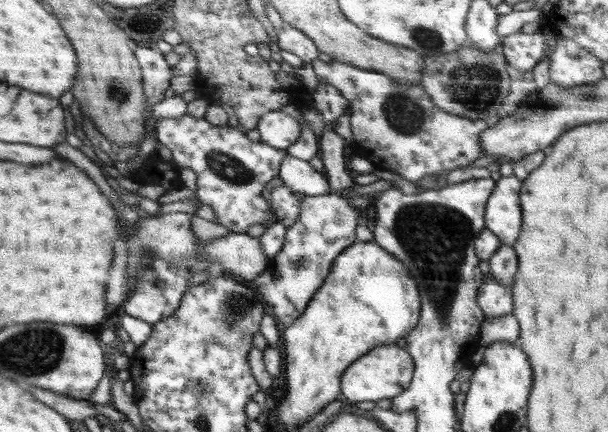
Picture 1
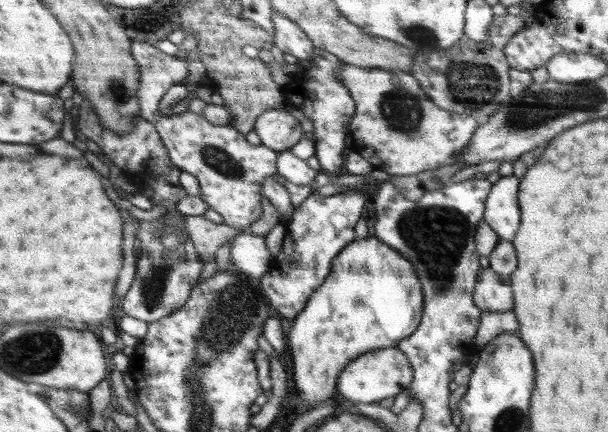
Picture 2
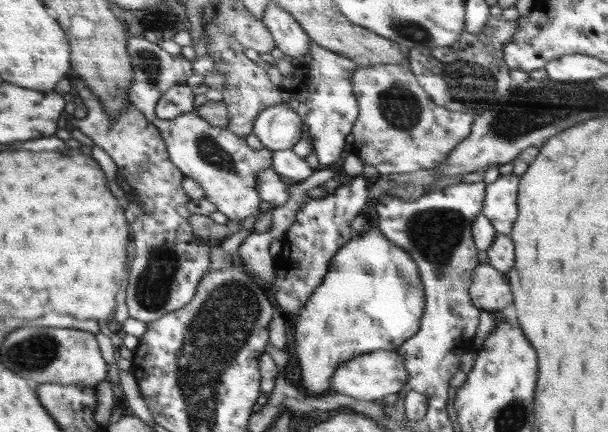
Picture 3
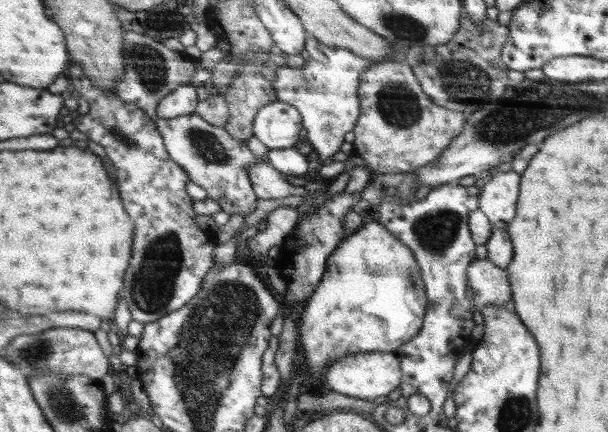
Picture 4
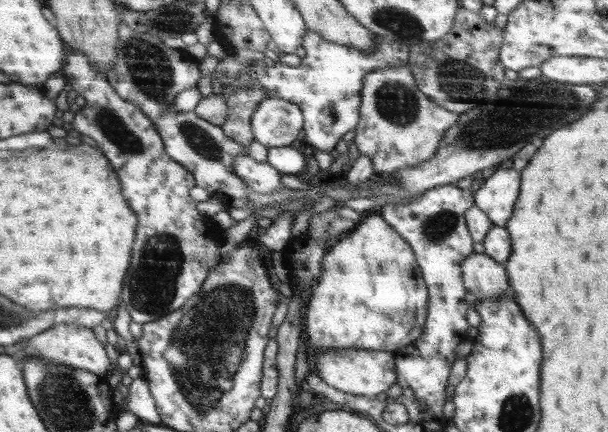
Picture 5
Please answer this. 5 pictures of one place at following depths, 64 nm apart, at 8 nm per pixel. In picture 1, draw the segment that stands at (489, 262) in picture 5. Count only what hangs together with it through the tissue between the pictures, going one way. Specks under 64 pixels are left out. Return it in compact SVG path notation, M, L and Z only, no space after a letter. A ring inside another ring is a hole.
M490 273L485 275L484 284L478 294L478 303L488 318L513 314L514 294L511 289L494 279Z

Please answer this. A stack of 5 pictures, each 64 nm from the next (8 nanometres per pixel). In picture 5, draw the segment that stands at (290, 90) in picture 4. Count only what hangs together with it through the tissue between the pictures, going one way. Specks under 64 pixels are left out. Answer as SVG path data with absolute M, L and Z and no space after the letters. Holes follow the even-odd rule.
M307 31L302 45L306 55L301 58L299 66L277 62L264 71L251 64L240 71L240 77L234 83L223 87L220 96L228 98L230 94L236 94L238 90L242 92L248 86L260 86L270 97L297 104L303 114L305 144L329 153L346 132L354 131L356 124L359 124L360 88L363 88L367 74L386 67L406 65L410 52L406 43L388 42L386 38L378 36L375 38L375 50L368 54L355 46L324 40L316 31Z

